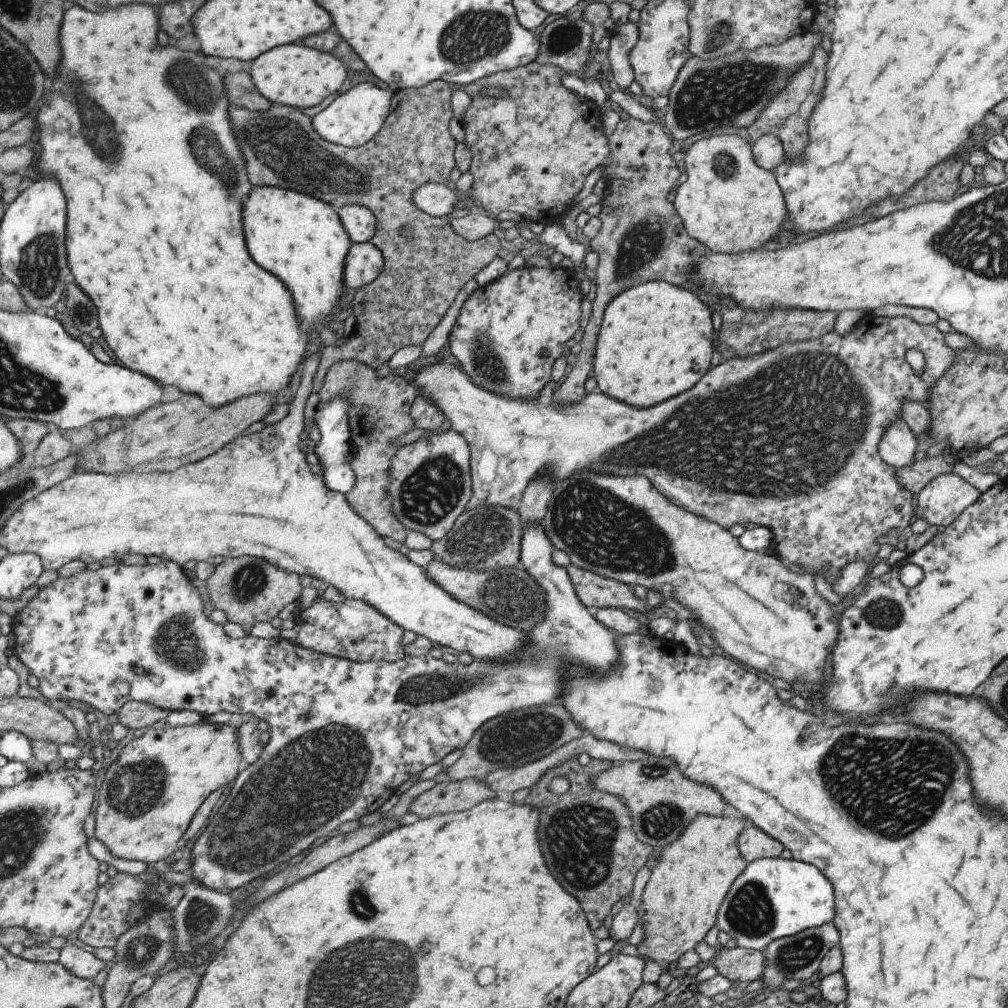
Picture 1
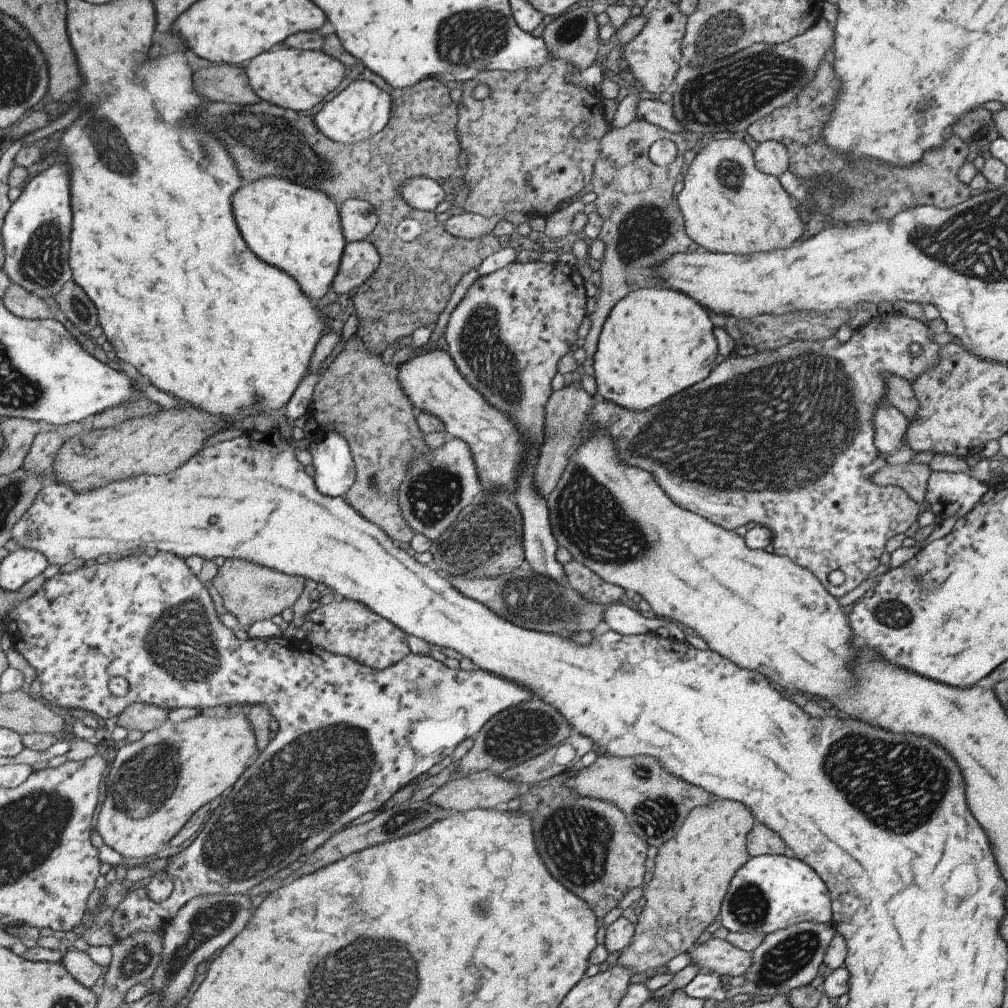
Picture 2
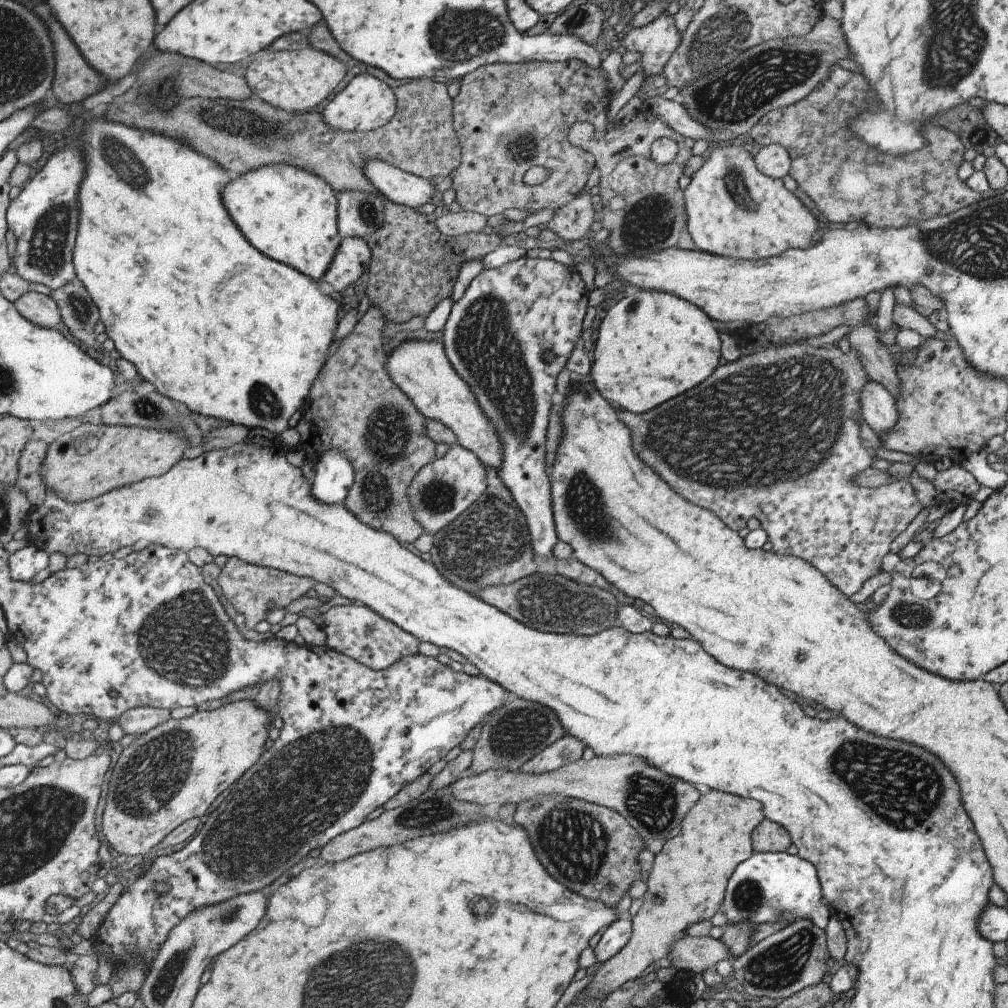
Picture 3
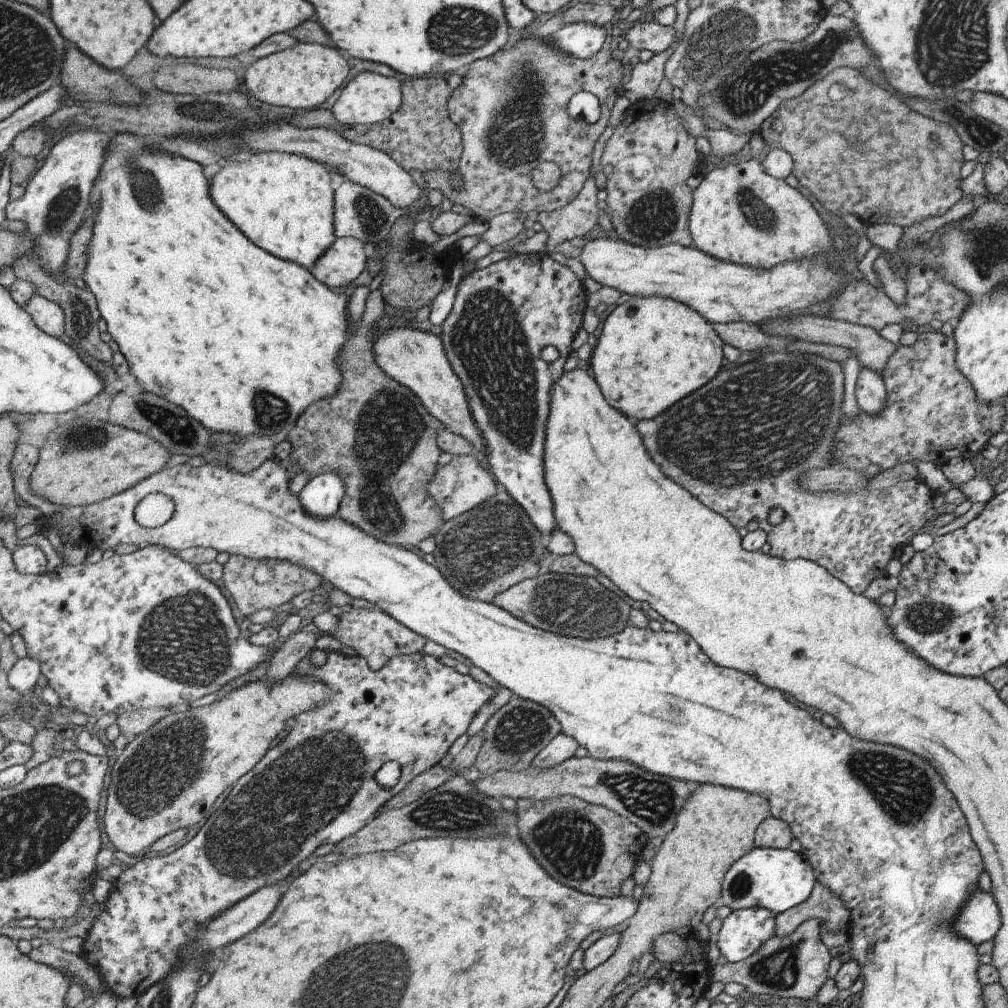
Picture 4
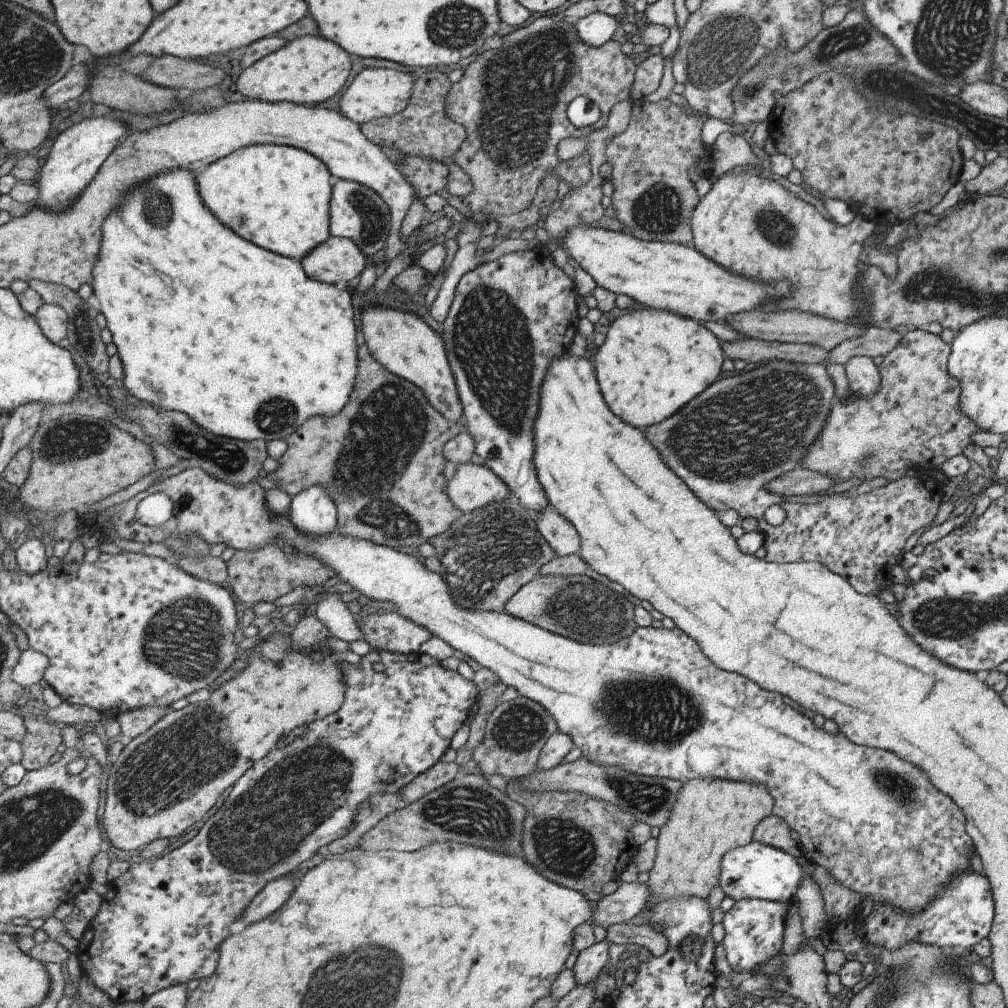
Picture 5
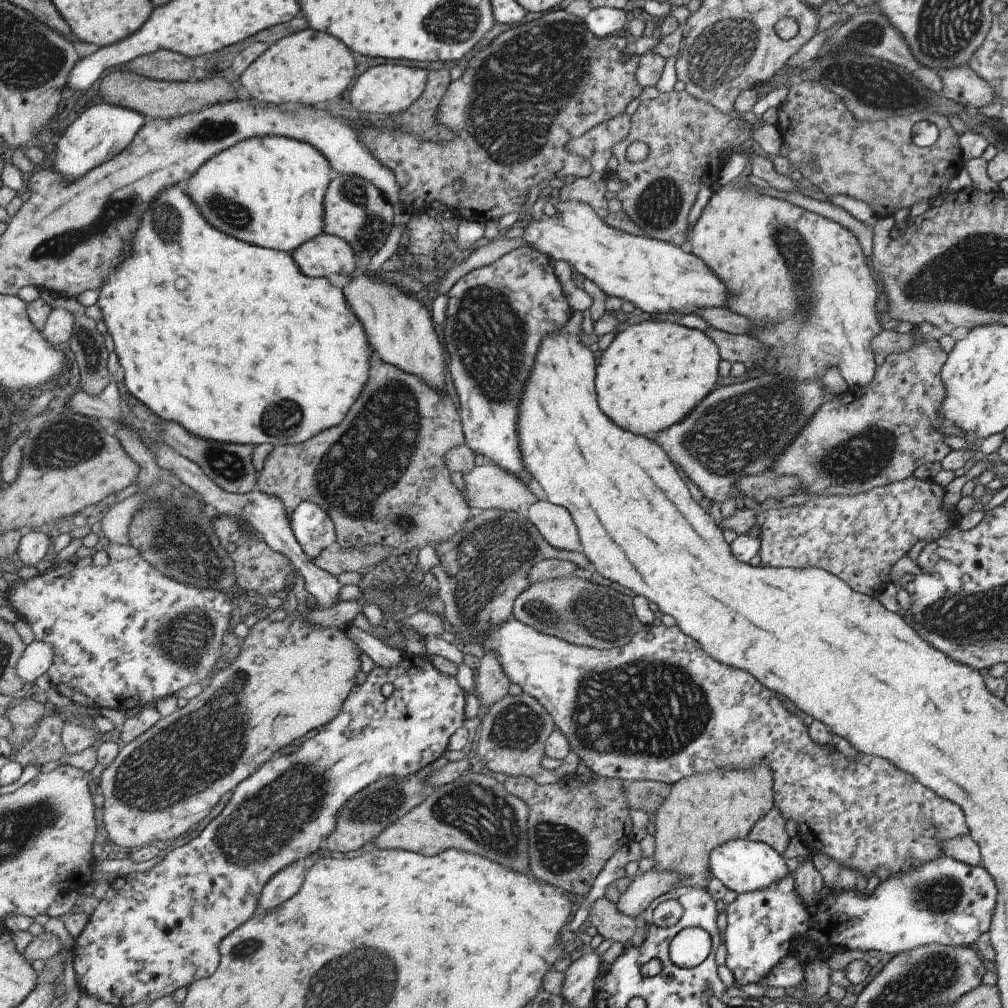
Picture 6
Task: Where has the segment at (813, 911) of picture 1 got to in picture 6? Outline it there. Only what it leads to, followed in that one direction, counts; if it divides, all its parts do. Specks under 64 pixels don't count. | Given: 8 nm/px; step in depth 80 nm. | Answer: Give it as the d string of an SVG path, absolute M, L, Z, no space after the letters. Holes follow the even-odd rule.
M734 838L713 847L708 854L708 874L717 878L727 889L737 894L757 889L764 889L789 873L784 859L768 844L750 841L749 839Z

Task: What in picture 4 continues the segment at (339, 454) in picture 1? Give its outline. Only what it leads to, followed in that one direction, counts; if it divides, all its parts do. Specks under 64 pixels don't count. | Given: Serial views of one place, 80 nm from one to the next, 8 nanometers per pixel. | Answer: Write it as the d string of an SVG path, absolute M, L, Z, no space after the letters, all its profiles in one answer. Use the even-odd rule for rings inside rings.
M325 472L310 480L300 491L299 498L307 513L325 519L339 514L344 496L344 477L339 472Z

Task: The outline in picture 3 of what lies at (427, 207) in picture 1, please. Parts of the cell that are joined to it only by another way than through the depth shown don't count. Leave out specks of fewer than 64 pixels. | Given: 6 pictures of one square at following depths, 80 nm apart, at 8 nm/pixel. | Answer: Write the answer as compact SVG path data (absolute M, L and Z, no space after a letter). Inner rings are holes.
M371 159L364 166L364 175L379 193L394 203L417 208L431 203L437 190L432 178L420 177L381 159Z

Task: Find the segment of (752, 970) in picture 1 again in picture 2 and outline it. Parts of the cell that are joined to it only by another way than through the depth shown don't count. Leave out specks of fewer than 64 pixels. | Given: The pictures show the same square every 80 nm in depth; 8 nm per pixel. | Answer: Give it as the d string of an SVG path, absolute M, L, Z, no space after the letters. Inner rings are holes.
M710 937L702 944L694 942L685 950L693 964L701 973L713 972L715 975L729 974L742 976L751 967L751 953L739 950L725 939Z

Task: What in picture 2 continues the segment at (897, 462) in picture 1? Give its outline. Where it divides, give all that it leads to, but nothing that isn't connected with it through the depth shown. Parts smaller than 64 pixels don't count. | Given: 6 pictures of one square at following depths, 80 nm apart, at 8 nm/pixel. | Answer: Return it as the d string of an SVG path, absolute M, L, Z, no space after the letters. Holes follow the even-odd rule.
M881 401L873 409L871 426L874 445L882 457L894 454L904 443L907 419L888 401Z

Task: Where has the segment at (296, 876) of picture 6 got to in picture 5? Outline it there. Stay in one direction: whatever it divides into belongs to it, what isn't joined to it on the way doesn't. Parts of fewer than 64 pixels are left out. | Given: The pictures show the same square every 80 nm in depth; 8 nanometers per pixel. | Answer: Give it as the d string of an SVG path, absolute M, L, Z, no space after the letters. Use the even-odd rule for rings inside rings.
M289 873L289 876L285 875L285 878L279 877L277 880L267 883L242 915L245 918L240 918L235 924L232 924L233 932L243 932L249 924L275 914L281 906L287 904L287 900L293 896L293 892L295 892L295 873Z

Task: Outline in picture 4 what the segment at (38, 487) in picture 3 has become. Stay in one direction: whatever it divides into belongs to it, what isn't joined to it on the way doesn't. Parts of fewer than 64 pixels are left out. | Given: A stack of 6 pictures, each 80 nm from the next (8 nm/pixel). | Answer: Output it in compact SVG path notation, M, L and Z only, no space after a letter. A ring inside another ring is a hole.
M26 443L19 444L15 455L13 455L10 467L13 473L16 493L31 506L38 507L47 518L55 515L58 508L47 499L34 495L30 489L30 482L34 473L34 468L40 457L39 447L34 447Z

